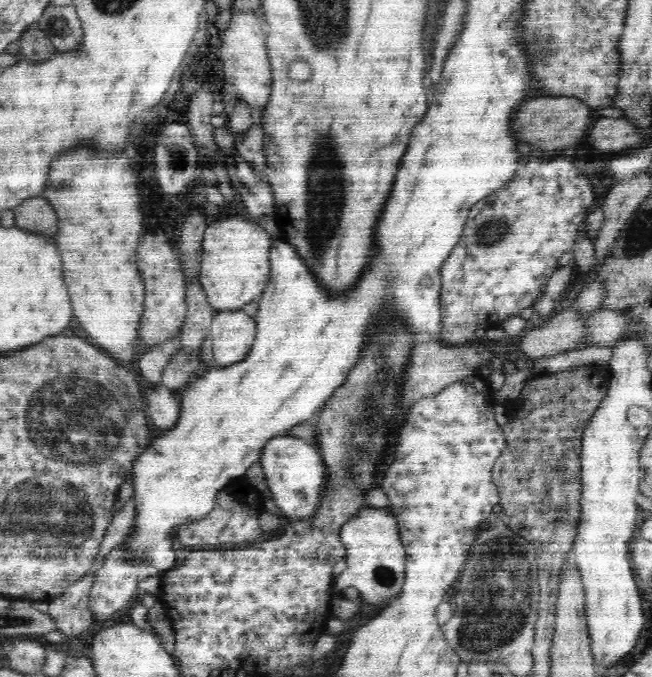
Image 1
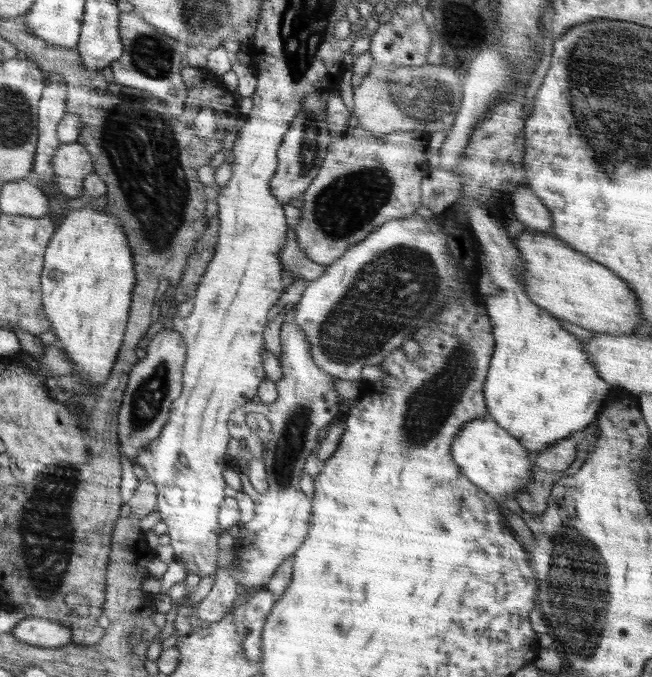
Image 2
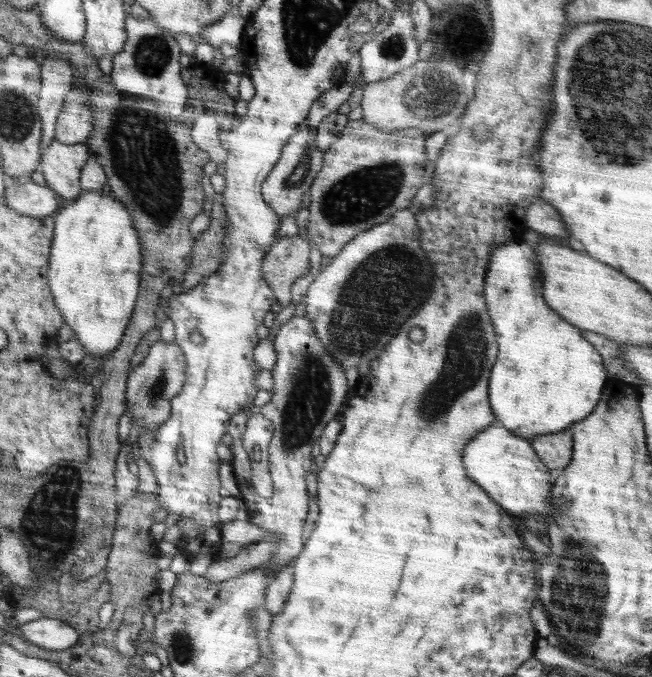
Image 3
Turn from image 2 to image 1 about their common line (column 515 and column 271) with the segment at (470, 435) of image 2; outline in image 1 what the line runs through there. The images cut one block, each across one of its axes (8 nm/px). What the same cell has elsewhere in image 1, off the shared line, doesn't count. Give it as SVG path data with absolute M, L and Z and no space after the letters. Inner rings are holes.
M293 435L273 436L264 445L259 460L272 500L292 520L311 519L320 508L320 500L326 488L326 470L319 449L308 441Z

